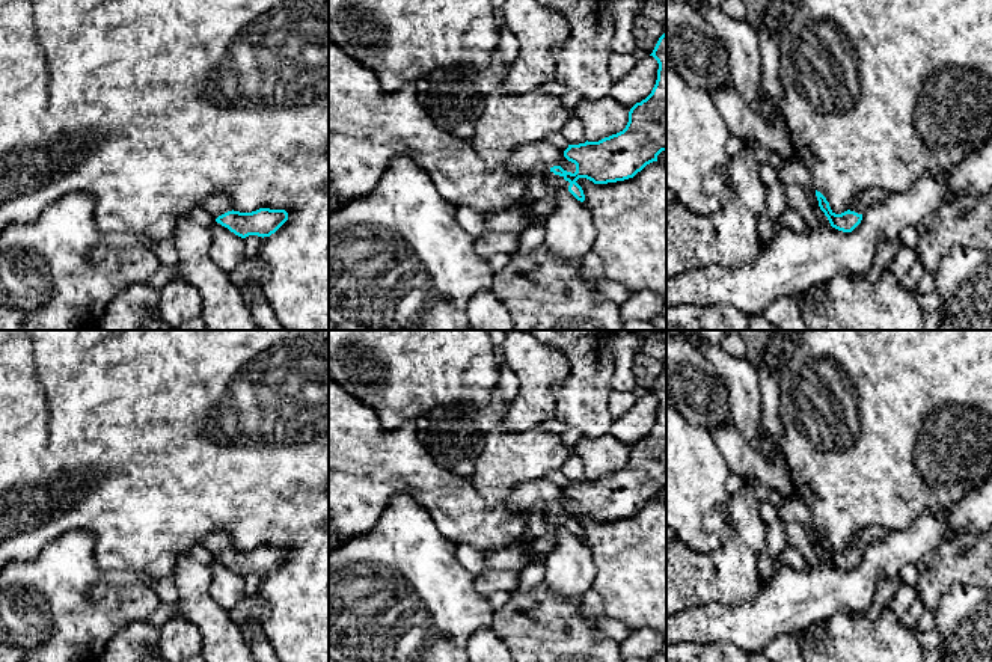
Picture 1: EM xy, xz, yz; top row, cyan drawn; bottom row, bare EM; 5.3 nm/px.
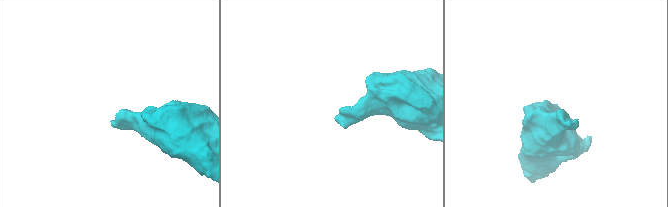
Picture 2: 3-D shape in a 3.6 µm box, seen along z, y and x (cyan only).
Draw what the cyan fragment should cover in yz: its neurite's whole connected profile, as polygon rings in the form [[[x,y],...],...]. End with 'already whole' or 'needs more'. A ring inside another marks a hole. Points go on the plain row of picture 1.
[[[877,525],[868,526],[865,529],[858,531],[852,537],[847,549],[844,549],[841,552],[835,552],[831,547],[826,535],[820,529],[816,528],[819,544],[825,550],[825,553],[828,555],[831,564],[838,569],[843,569],[843,570],[852,570],[861,561],[862,552],[870,544],[885,540],[888,532],[889,532],[889,529],[885,526],[877,526]]] | needs more

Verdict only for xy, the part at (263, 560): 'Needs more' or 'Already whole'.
Needs more

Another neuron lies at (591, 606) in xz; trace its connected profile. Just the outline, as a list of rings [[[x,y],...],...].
[[[592,588],[580,596],[579,609],[583,618],[589,620],[600,632],[618,644],[630,633],[623,621],[611,620],[605,614],[603,602]]]

